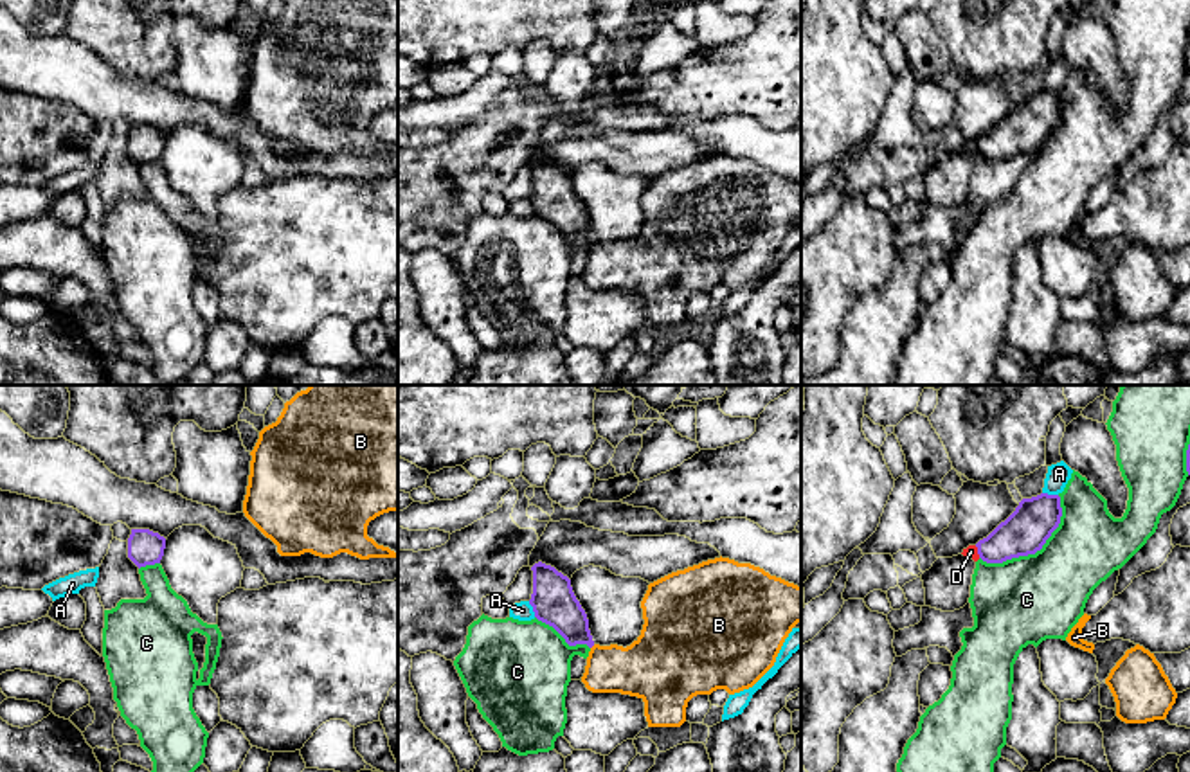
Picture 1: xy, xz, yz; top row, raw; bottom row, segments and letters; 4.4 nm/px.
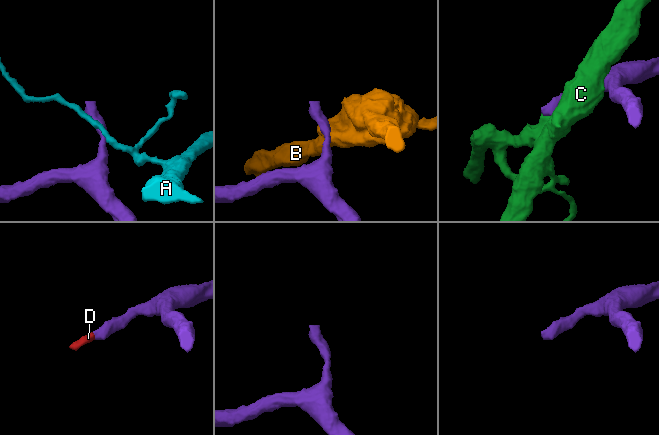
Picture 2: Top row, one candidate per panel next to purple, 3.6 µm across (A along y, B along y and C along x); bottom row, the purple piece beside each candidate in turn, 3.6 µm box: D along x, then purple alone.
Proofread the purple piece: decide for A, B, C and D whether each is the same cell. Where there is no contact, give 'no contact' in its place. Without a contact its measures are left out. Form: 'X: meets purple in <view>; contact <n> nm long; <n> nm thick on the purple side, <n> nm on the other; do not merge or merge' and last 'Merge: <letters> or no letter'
A: meets purple in xz; contact 80 nm long; 200 nm thick on the purple side, 90 nm on the other; do not merge
B: no contact; do not merge
C: meets purple in yz; contact 460 nm long; 200 nm thick on the purple side, 400 nm on the other; do not merge
D: meets purple in yz; contact 60 nm long; 200 nm thick on the purple side, 60 nm on the other; merge
Merge: D

